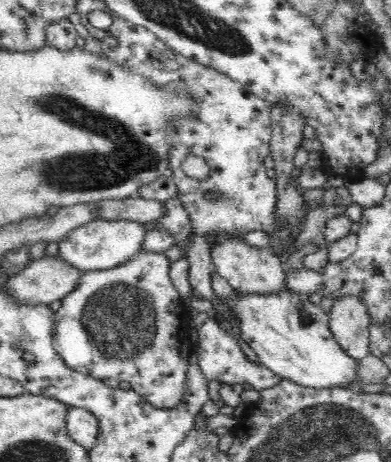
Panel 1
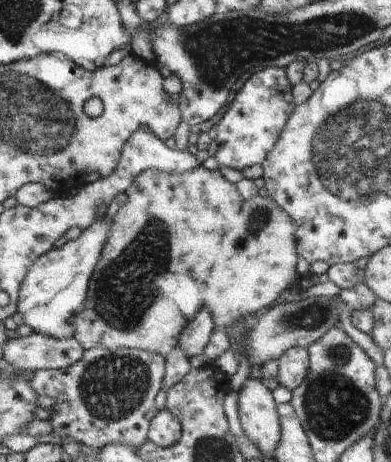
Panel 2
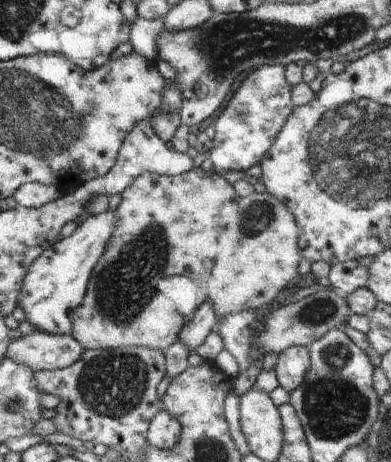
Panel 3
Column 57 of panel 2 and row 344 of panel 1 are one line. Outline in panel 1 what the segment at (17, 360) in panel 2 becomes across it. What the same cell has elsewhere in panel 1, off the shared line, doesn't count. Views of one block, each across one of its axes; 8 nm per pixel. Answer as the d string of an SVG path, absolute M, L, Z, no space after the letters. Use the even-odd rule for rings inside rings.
M340 298L330 310L330 330L334 332L340 348L362 360L370 356L370 316L360 298Z

